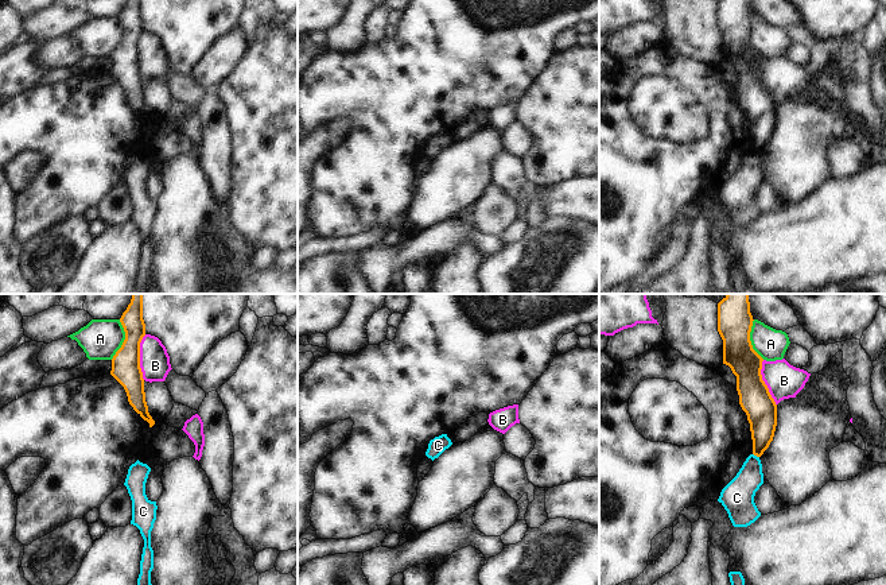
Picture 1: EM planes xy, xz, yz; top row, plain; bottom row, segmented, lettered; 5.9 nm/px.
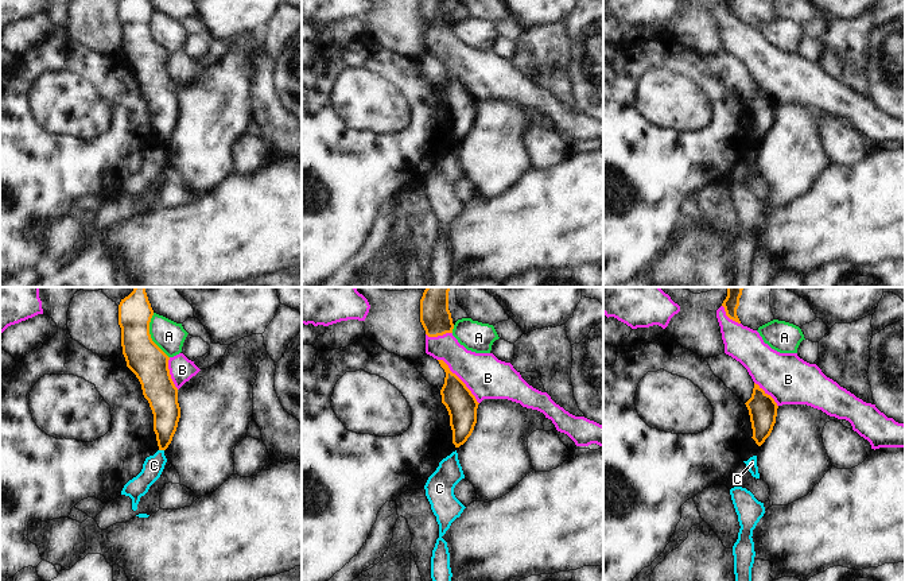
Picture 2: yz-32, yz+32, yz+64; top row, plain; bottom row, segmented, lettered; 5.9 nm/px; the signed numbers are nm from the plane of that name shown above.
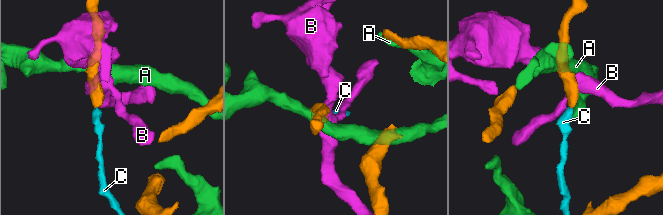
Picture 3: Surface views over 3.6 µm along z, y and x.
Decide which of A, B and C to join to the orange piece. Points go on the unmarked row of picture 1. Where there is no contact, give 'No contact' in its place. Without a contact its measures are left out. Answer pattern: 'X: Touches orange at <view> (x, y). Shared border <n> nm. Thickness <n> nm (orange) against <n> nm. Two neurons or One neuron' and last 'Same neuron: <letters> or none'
A: Touches orange at xy (124, 38). Shared border 240 nm. Thickness 180 nm (orange) against 240 nm. Two neurons
B: Touches orange at xy (139, 55). Shared border 280 nm. Thickness 180 nm (orange) against 180 nm. Two neurons
C: Touches orange at yz (756, 152). Shared border 50 nm. Thickness 180 nm (orange) against 180 nm. Two neurons
Same neuron: none

